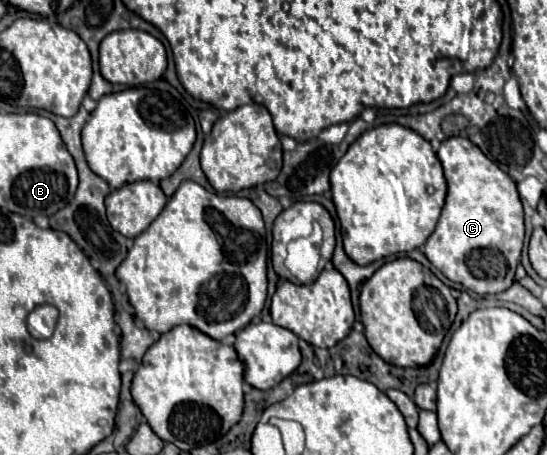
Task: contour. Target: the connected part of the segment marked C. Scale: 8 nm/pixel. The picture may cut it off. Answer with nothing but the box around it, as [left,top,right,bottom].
[424,137,524,295]

